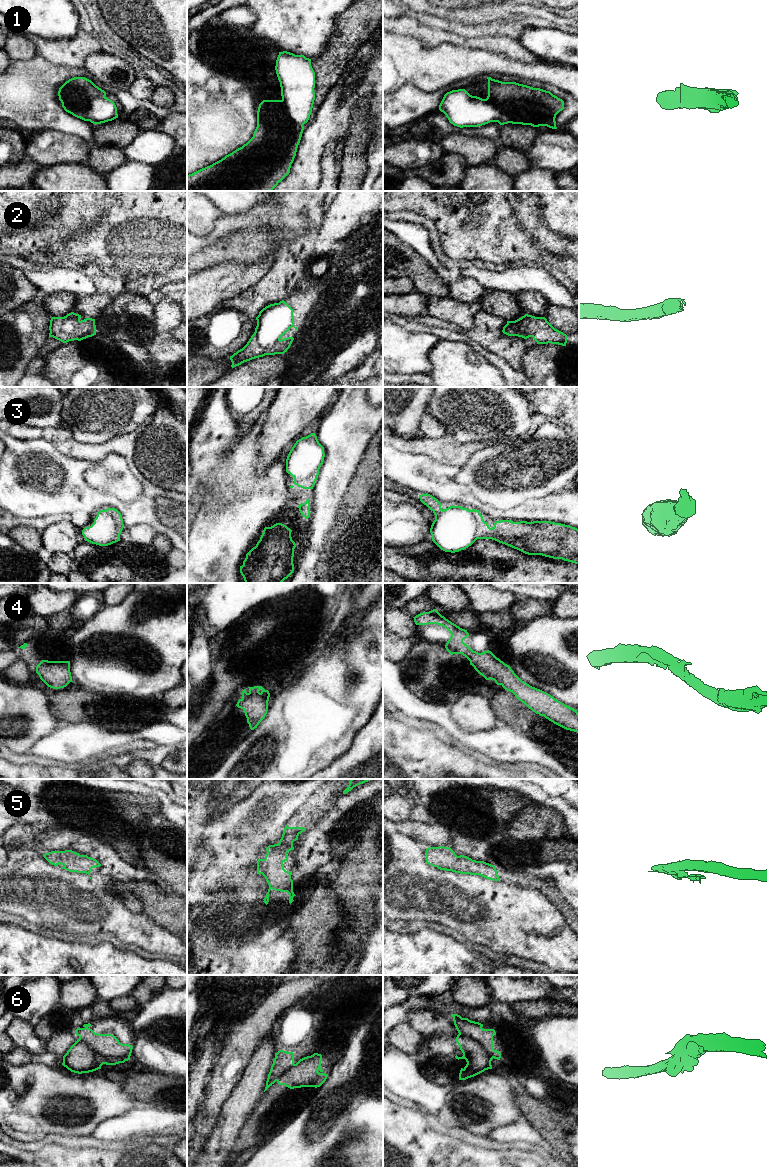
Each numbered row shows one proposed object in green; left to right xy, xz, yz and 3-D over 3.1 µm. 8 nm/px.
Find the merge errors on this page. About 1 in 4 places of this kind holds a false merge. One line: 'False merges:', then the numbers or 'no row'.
False merges: 6

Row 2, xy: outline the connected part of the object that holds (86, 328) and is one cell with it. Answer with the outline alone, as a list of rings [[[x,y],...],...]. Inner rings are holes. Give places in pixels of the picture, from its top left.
[[[71,312],[64,317],[52,317],[49,326],[49,337],[63,343],[81,341],[96,335],[95,319],[81,320],[81,315]]]

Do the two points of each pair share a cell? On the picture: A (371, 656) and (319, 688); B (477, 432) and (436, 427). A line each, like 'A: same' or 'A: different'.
A: same
B: different

